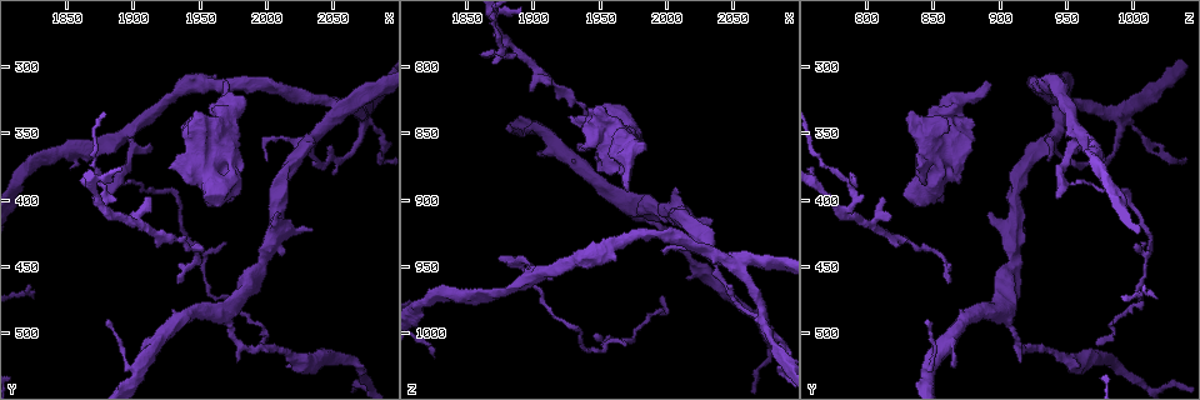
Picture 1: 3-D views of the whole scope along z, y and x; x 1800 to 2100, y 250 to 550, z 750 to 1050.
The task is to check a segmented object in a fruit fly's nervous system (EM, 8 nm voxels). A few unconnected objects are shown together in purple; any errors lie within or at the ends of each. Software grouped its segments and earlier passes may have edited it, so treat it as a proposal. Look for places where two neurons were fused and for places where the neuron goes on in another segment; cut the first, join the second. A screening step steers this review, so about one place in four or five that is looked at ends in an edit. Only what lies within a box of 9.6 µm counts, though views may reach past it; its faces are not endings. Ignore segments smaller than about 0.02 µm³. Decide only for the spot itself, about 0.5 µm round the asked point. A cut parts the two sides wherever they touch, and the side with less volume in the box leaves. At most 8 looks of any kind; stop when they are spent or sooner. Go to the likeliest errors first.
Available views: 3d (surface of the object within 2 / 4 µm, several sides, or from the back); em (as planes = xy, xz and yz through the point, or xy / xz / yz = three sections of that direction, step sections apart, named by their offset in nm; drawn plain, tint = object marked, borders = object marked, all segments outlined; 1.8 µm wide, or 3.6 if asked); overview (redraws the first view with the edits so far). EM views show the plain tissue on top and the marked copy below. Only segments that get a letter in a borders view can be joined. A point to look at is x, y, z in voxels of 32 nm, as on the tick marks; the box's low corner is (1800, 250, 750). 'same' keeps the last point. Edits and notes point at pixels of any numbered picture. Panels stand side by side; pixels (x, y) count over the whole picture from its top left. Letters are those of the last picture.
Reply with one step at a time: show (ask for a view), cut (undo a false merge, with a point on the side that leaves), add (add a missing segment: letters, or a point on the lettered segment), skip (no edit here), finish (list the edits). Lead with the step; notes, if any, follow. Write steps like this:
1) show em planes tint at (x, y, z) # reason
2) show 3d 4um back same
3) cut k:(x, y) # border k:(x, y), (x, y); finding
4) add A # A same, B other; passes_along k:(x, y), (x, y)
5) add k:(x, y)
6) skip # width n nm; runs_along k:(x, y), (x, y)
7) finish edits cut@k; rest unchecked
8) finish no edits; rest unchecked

show 3d 2um back at (1910, 398, 810) # free end

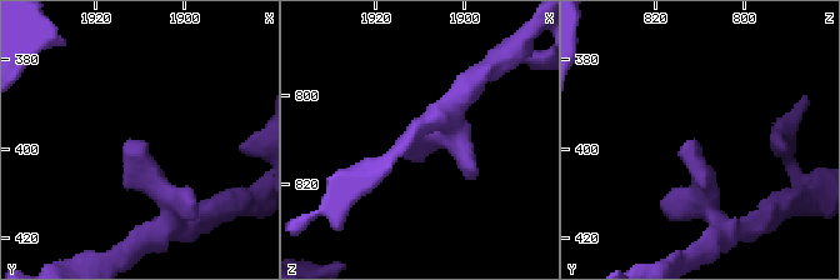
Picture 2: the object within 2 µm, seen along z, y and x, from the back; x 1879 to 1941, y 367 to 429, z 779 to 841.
show em planes borders at (1912, 398, 811) # need the tissue

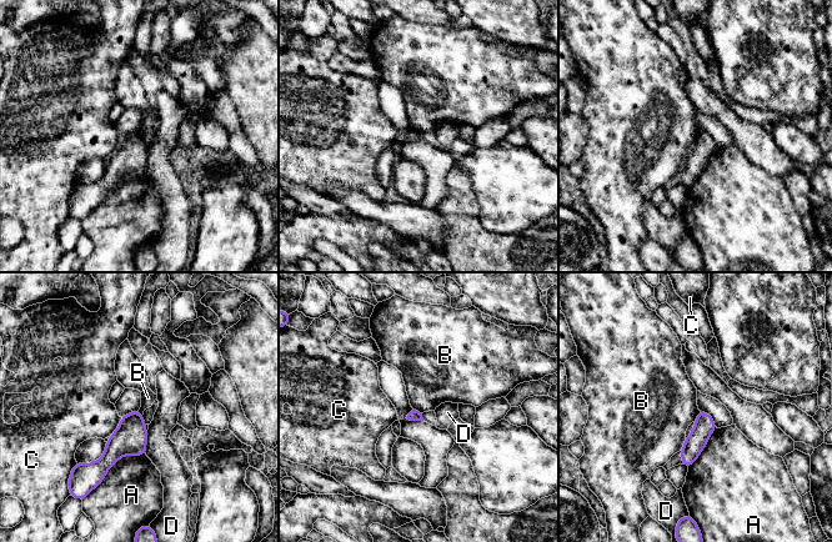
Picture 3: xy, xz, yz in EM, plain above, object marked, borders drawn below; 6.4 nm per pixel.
skip # A other, B other, C other, D other; border 3:(686, 438), (680, 450); none of them fits

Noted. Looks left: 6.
show em yz step 4 borders at (2074, 334, 992) # sudden change in width

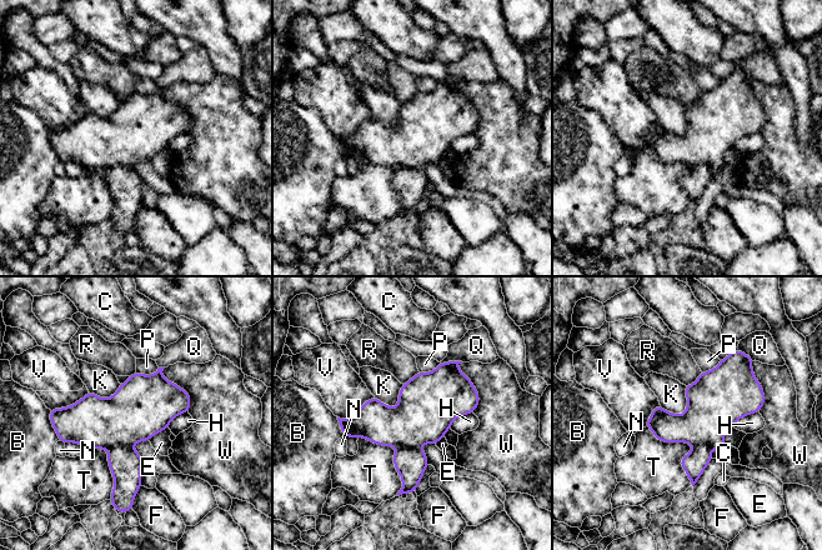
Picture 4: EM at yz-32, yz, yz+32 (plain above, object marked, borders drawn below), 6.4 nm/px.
show em planes borders same # another direction

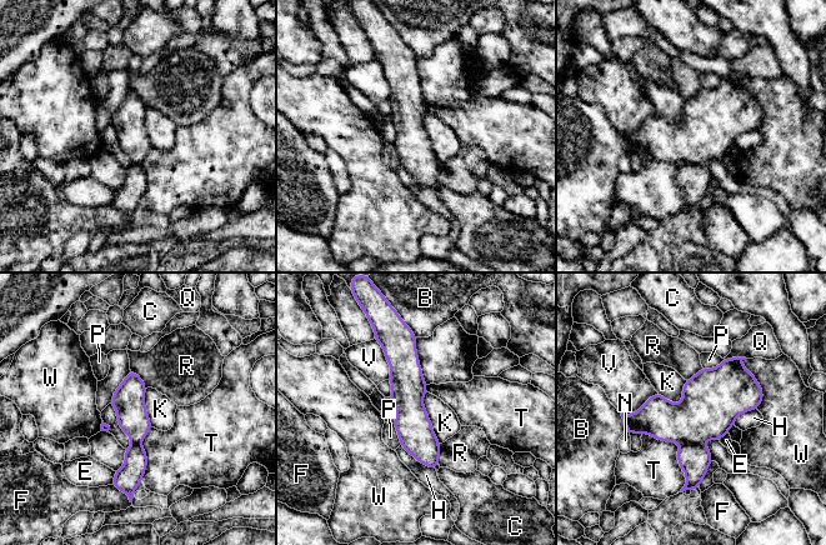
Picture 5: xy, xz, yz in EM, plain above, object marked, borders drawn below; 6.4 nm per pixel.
cut 5:(709, 409) # B other, C other, E other, F other, H other, K other, N other, P other, Q other, R other, T other, V other, W other; part_leaving 5:(410, 338), (411, 423), (434, 464); a second neuron is stuck on

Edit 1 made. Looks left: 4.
show em planes borders at (1970, 310, 890)

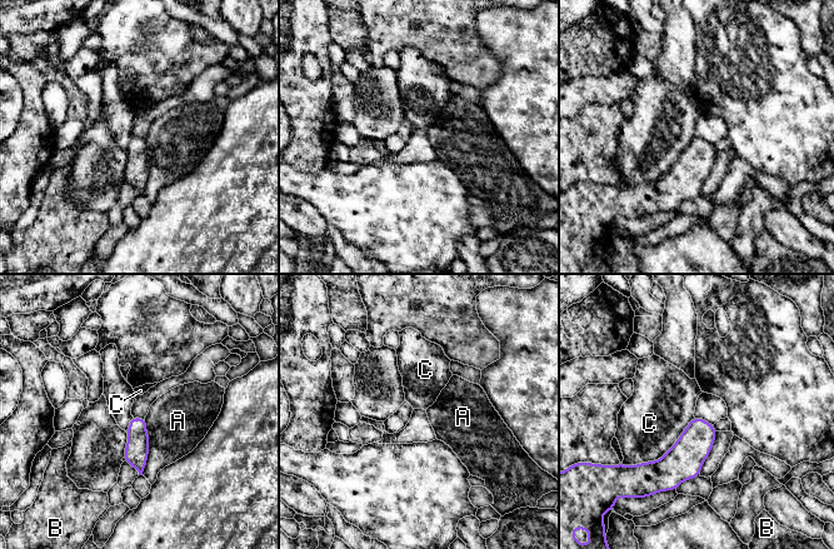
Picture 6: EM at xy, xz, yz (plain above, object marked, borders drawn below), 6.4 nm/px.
skip # longest_contact C 550 nm; A other, B other, C other; border 6:(694, 417), (658, 459), (629, 465); none of them fits

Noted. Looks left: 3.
finish edits cut@5; rest unchecked

